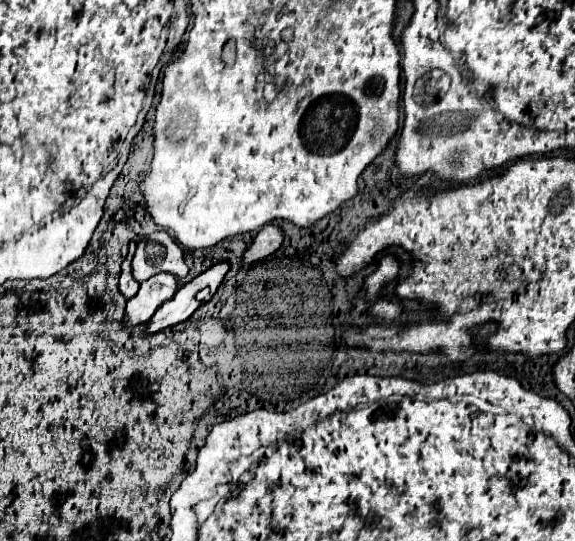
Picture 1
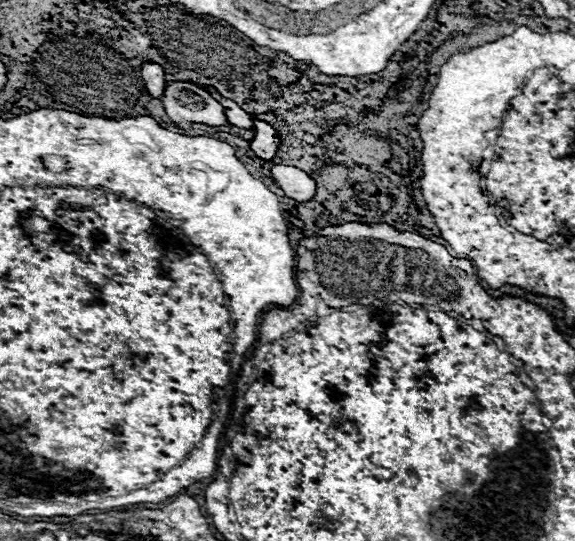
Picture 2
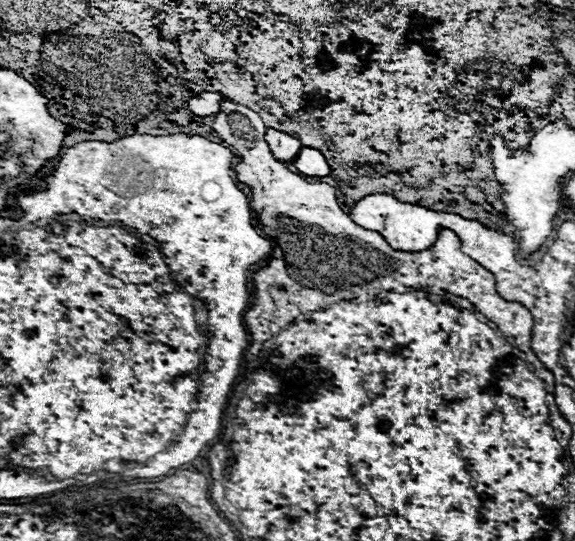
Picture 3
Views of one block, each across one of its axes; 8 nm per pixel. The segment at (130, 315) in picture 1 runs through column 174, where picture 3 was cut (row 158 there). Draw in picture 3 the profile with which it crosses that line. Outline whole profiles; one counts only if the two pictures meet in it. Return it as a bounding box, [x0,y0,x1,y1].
[266,128,302,162]

